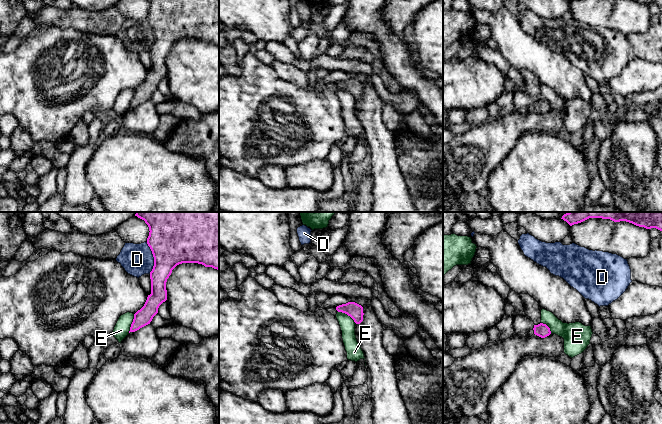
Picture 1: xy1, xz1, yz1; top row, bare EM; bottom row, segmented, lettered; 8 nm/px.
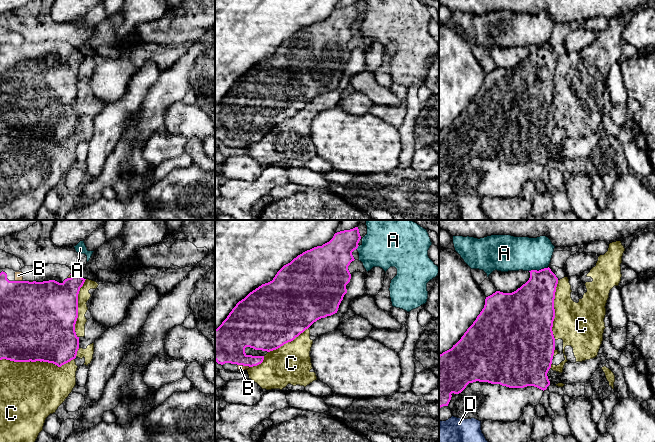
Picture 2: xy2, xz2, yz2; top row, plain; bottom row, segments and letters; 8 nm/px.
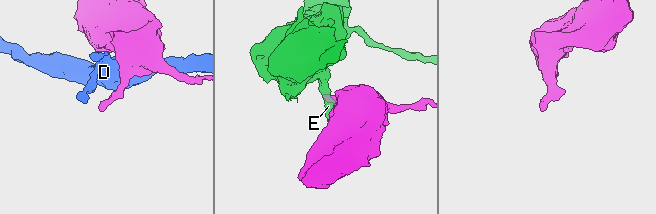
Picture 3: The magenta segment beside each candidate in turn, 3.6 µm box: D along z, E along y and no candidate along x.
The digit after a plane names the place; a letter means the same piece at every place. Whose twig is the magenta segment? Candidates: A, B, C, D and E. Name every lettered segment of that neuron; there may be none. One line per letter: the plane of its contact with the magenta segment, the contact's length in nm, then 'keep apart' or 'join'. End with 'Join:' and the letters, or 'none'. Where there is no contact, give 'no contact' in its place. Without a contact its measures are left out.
A: yz2 | 160 nm | keep apart
B: xy2 | 60 nm | join
C: xy2 | 600 nm | keep apart
D: xy1 | 260 nm | keep apart
E: xz1 | 190 nm | keep apart
Join: B

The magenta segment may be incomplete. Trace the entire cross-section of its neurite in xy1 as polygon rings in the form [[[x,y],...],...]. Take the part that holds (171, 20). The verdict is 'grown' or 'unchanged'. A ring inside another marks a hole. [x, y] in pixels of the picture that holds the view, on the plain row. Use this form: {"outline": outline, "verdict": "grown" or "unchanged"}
{"outline": [[[219,0],[147,1],[150,7],[147,20],[154,33],[154,42],[150,48],[151,70],[148,71],[144,82],[134,90],[129,109],[150,100],[153,93],[158,89],[159,82],[167,76],[167,55],[177,41],[198,39],[219,46]]], "verdict": "unchanged"}

